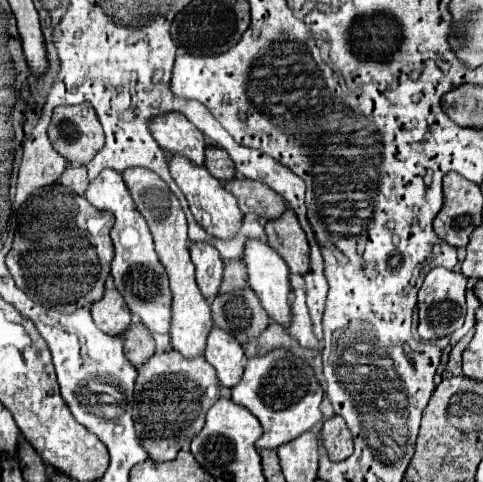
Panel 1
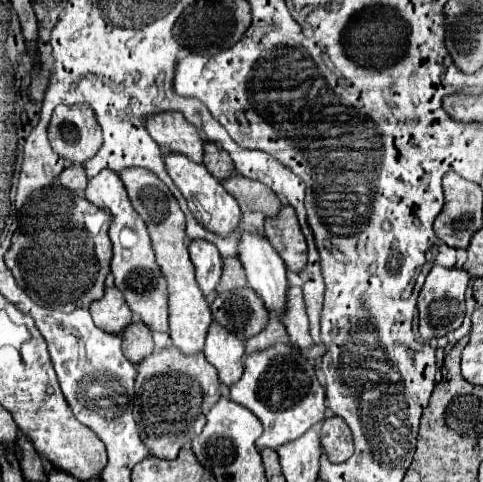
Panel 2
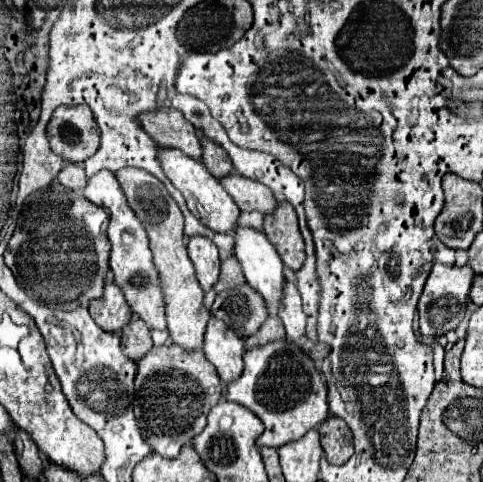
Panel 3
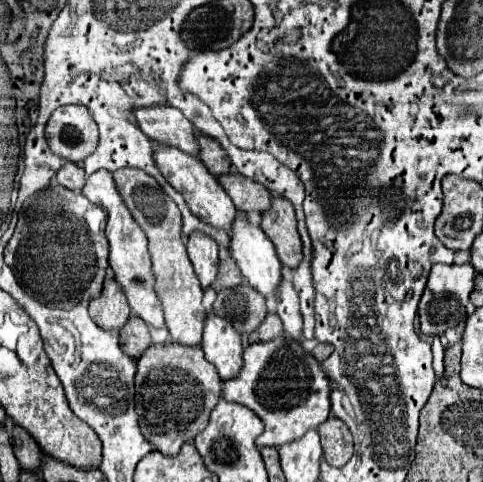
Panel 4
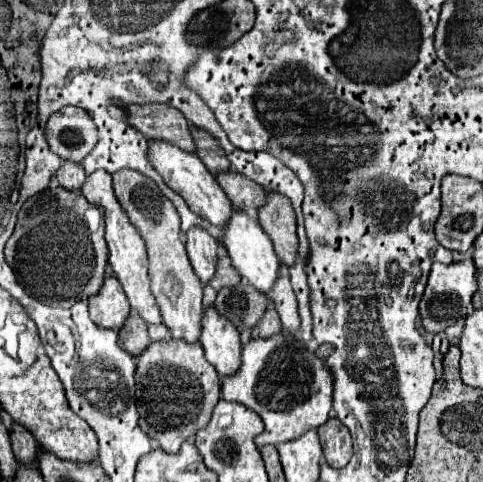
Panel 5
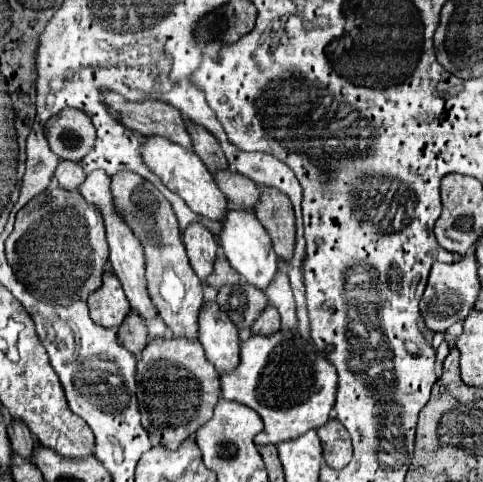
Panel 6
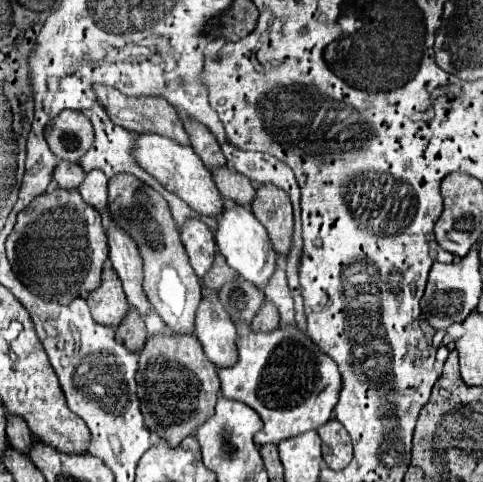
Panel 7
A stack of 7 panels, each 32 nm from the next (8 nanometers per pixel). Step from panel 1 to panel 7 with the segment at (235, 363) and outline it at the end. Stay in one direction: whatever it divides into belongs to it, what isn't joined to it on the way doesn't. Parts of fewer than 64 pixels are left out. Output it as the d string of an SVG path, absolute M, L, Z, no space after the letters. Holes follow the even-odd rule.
M216 294L204 296L196 310L196 338L202 342L204 354L216 368L236 362L236 326L220 304Z

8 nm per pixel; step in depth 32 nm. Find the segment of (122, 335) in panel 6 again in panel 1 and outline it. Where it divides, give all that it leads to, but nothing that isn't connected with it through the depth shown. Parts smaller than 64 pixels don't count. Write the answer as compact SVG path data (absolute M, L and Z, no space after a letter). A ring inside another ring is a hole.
M144 324L128 326L124 332L124 354L134 364L140 366L148 356L154 354L154 340Z

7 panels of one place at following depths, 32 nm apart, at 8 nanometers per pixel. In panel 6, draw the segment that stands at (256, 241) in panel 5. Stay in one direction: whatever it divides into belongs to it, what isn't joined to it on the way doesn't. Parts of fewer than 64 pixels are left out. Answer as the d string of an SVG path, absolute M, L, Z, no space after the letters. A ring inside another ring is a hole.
M230 208L222 220L222 230L218 232L216 236L218 244L222 246L224 250L224 256L228 258L230 266L240 274L244 276L250 284L254 284L256 288L264 290L274 274L276 274L276 268L278 268L278 256L276 252L272 250L272 244L270 244L270 236L268 232L264 230L264 226L256 220L254 214L250 214L248 210L244 208Z

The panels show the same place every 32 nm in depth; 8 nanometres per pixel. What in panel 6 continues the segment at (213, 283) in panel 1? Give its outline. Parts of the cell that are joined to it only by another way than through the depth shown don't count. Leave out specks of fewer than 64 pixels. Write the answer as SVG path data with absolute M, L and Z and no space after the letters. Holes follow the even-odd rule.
M192 222L184 230L182 240L184 240L186 252L188 252L188 258L190 258L190 264L196 272L196 276L204 282L206 276L212 274L214 260L216 260L218 244L216 244L214 234L206 226L202 226L200 222Z

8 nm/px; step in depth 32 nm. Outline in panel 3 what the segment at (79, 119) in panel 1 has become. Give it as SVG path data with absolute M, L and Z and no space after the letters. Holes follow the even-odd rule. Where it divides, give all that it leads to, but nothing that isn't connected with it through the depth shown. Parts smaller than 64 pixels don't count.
M60 106L46 128L50 148L68 162L84 162L100 146L100 128L84 106Z

